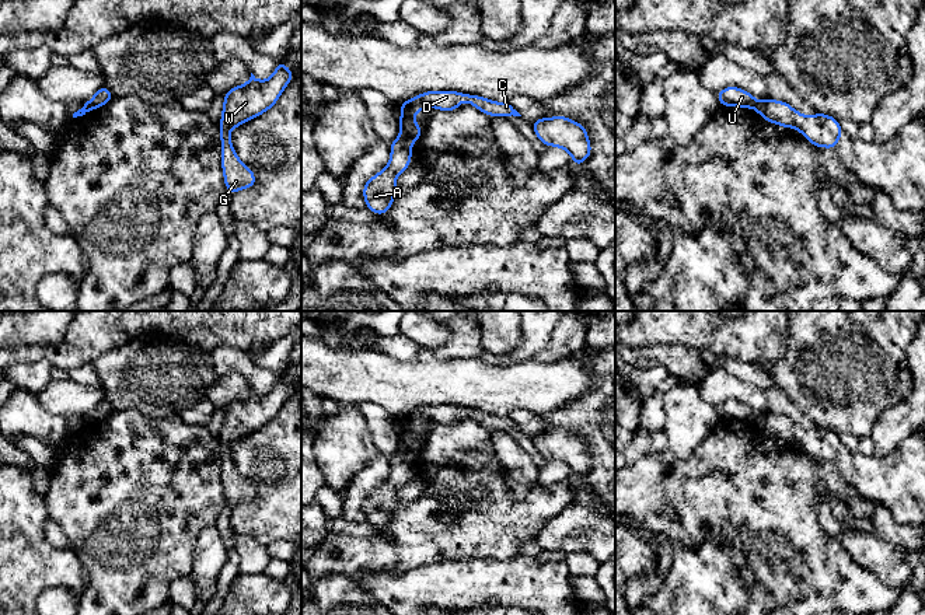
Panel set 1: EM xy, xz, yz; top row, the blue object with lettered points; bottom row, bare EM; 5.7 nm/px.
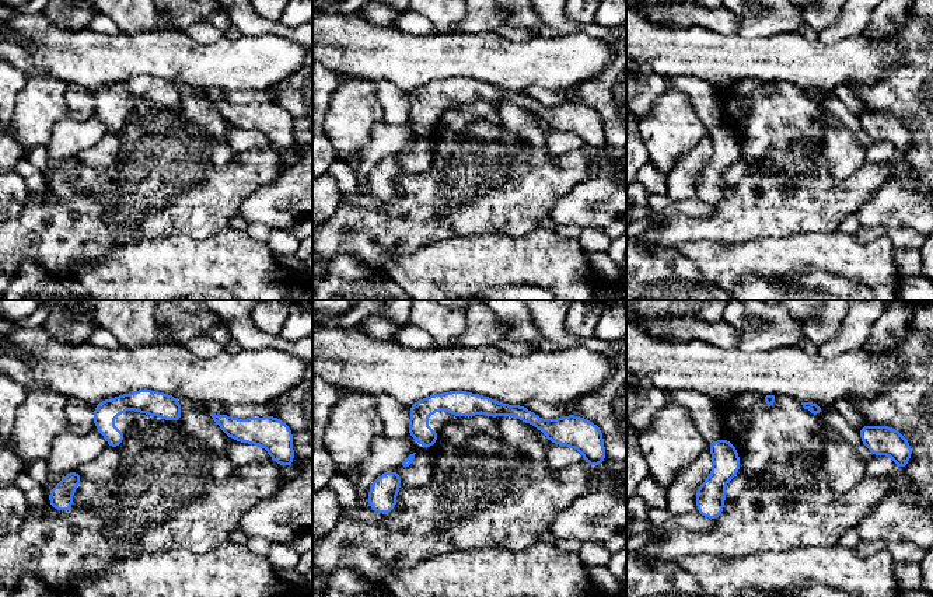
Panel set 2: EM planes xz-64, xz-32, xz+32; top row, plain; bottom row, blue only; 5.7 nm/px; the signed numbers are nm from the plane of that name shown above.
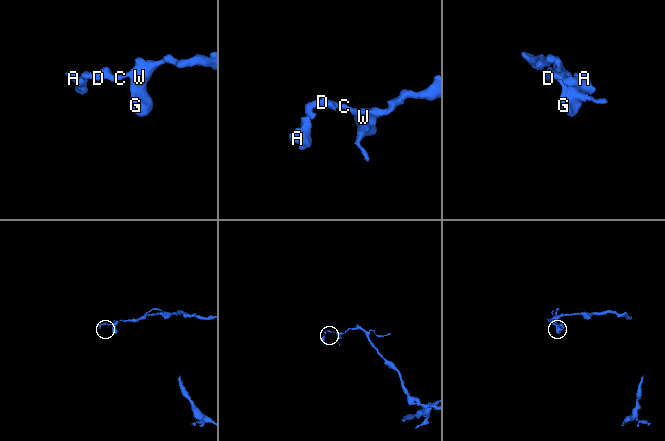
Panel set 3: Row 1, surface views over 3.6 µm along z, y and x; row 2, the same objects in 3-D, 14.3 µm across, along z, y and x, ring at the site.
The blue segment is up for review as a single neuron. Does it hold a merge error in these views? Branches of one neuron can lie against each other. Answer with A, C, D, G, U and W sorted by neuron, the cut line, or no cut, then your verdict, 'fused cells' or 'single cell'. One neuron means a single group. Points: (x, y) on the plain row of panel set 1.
groups A / C D G U W; cut xz (401, 448), (409, 457); fused cells

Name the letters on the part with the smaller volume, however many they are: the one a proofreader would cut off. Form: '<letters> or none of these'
A

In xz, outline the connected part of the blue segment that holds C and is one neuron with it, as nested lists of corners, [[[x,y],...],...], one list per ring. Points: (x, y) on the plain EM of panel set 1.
[[[427,405],[422,406],[418,410],[411,412],[399,417],[401,420],[401,433],[399,433],[399,445],[409,457],[416,455],[423,447],[423,441],[418,441],[415,436],[415,427],[418,424],[425,424],[427,420],[433,420],[440,424],[454,424],[462,415],[470,416],[481,426],[489,430],[521,430],[510,416],[495,416],[484,410],[472,408],[461,408],[458,405]]]

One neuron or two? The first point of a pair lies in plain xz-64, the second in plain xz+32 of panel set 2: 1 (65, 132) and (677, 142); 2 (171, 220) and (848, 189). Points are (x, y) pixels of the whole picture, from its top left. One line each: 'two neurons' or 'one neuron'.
1: two neurons
2: one neuron

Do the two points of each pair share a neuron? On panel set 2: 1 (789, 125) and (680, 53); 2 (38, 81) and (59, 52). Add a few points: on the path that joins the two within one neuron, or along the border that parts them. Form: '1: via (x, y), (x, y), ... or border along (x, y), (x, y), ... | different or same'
1: border along (762, 80), (738, 80), (734, 84), (716, 88) | different
2: border along (28, 73), (48, 73), (66, 81) | different

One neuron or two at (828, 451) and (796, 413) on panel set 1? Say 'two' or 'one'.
two

